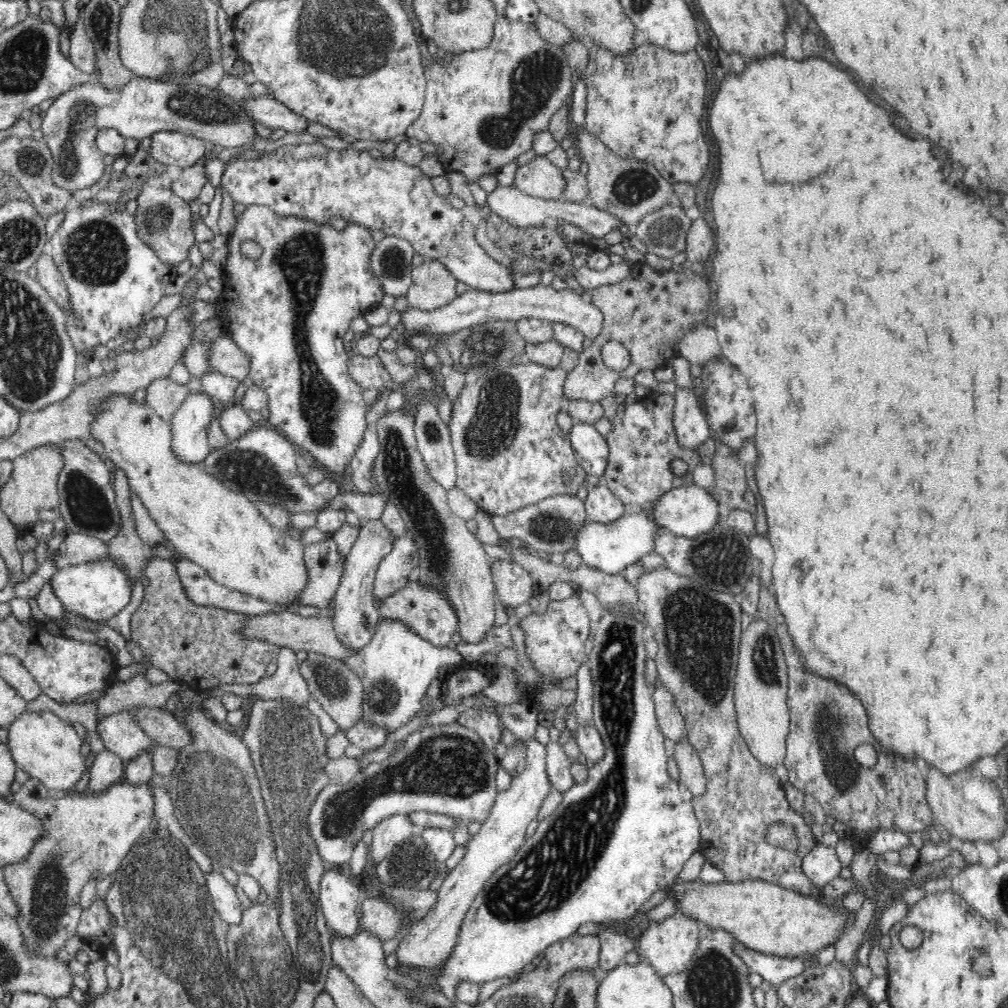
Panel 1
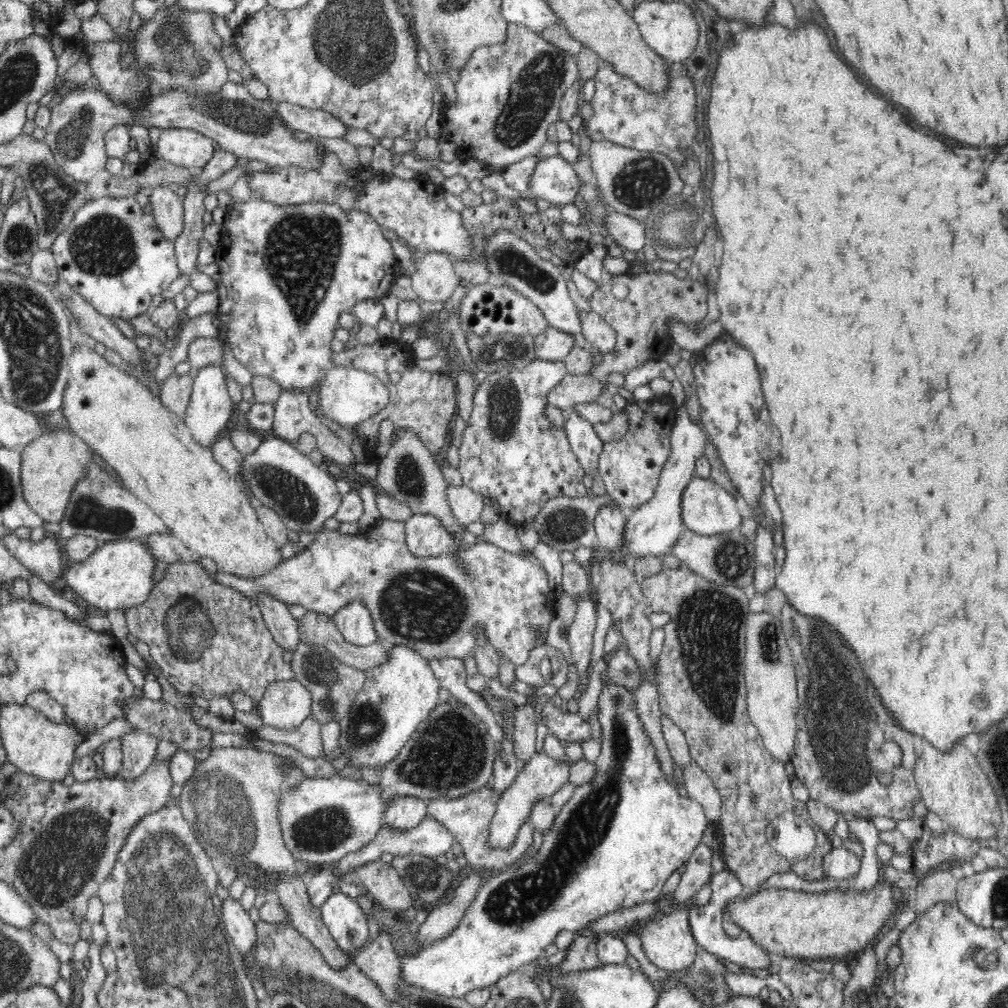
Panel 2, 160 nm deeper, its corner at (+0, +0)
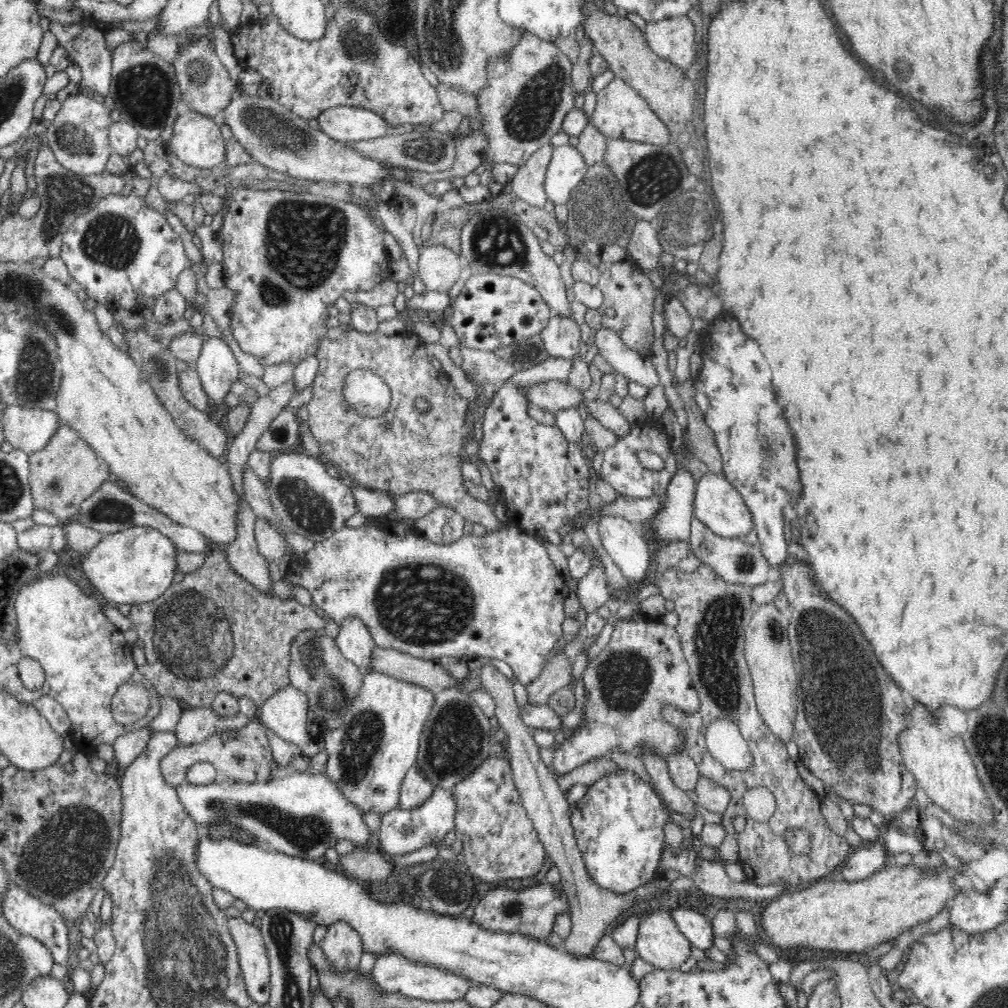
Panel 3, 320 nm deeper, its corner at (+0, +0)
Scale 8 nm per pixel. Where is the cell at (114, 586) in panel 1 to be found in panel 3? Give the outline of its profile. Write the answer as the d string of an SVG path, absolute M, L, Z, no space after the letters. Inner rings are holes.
M131 526L117 533L103 535L100 542L81 561L82 569L92 587L108 603L117 605L141 605L154 601L173 584L176 571L176 545L160 531L148 526Z

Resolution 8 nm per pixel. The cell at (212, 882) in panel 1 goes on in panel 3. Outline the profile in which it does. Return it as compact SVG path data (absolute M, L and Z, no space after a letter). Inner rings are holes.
M229 917L228 929L236 943L241 975L249 997L259 1005L268 1004L271 984L270 965L260 928L248 924L242 917Z

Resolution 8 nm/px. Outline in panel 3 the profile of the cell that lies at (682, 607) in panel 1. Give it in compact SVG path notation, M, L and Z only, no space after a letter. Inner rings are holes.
M700 564L692 573L678 568L669 572L659 572L651 583L657 584L665 601L674 602L679 622L675 627L679 635L690 675L698 697L700 711L686 715L676 707L663 707L664 719L676 726L684 735L684 749L696 763L701 776L720 784L730 793L730 804L723 812L722 825L726 833L731 834L738 843L740 865L746 873L746 880L760 886L787 882L792 890L810 885L824 877L828 872L842 865L853 848L832 827L828 827L816 791L808 785L798 773L799 762L788 754L786 743L782 743L760 717L754 698L754 687L750 669L745 659L745 629L751 622L755 605L751 588L726 582L712 571L712 567ZM716 720L730 720L741 730L752 751L752 766L746 770L729 770L719 763L709 751L705 741L708 726ZM754 787L766 787L776 799L777 811L768 821L754 821L743 805L744 792ZM744 816L746 828L737 832L732 818ZM788 828L808 830L811 838L808 854L793 854L784 841L784 832Z

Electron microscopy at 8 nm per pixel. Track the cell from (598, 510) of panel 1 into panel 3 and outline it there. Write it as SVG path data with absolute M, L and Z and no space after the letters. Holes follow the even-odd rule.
M604 515L598 523L598 532L600 535L601 543L606 549L608 556L612 558L614 564L622 572L622 575L633 582L637 586L643 584L643 580L648 574L648 568L650 568L650 560L652 560L652 550L649 542L645 540L645 537L640 536L636 531L638 527L622 517Z

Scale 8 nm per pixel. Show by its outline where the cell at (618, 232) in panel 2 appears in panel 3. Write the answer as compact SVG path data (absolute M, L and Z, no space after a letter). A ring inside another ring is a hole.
M638 219L636 221L636 226L634 227L632 233L631 251L630 258L632 262L638 266L642 271L655 270L661 275L662 279L665 279L665 276L662 274L662 267L660 264L660 254L662 254L662 246L660 245L660 240L658 240L658 234L656 226L649 221Z

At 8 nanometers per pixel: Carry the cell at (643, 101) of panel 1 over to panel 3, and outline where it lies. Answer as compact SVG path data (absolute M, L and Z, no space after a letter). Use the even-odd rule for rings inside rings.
M617 77L597 93L593 125L607 139L630 140L631 142L648 143L650 145L663 145L671 142L668 128L659 120L657 114L649 108L644 98Z

